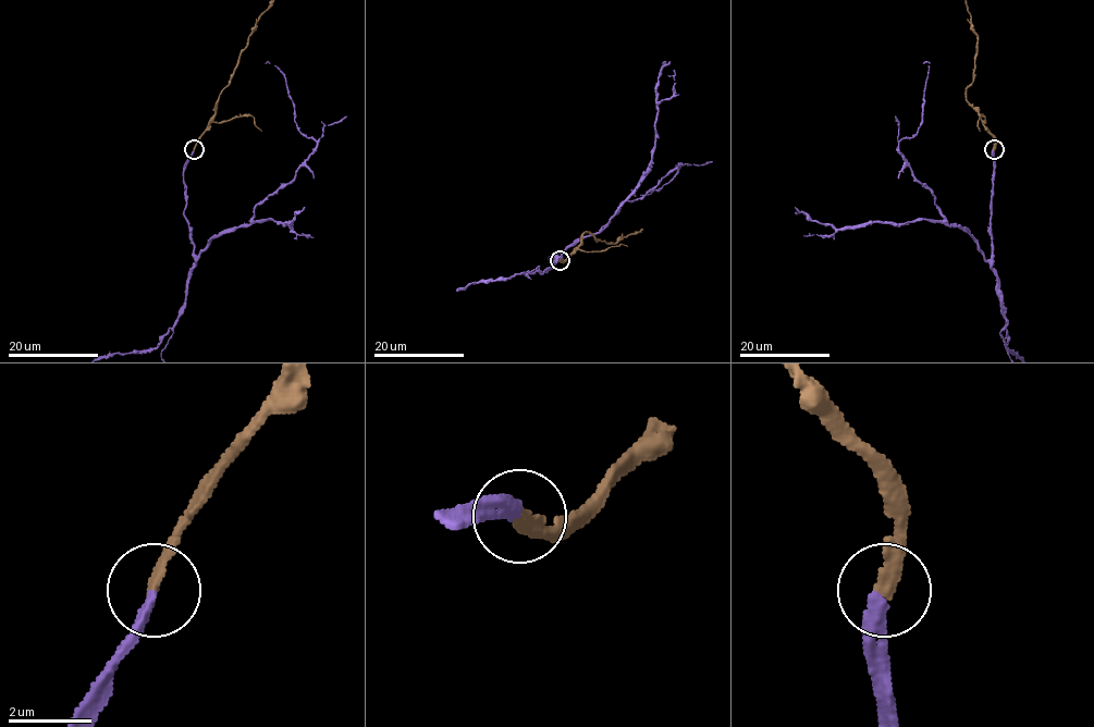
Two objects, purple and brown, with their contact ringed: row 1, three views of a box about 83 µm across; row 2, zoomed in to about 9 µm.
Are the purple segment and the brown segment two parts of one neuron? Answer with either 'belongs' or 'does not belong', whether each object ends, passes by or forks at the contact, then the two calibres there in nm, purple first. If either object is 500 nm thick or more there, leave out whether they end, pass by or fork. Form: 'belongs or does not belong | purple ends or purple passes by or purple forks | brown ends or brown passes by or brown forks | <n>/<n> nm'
belongs | purple ends | brown ends | 260/280 nm

